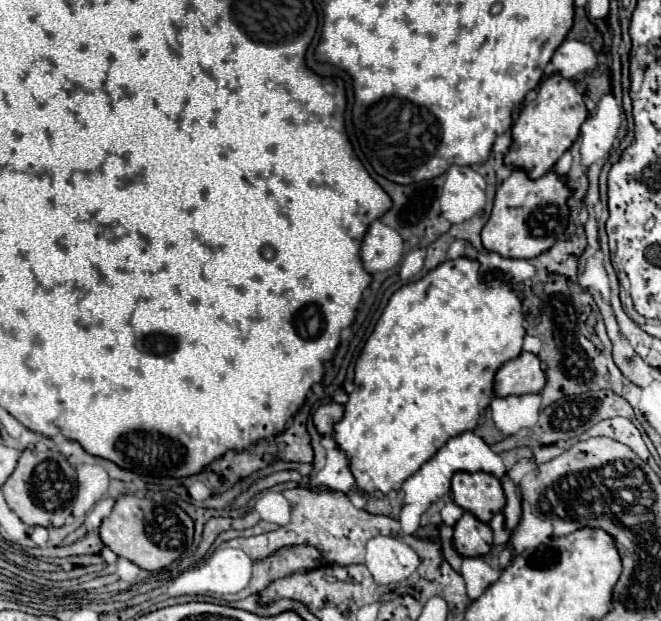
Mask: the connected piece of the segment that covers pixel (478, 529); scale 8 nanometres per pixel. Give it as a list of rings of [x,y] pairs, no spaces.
[[[463,514],[453,526],[453,546],[461,556],[485,556],[493,546],[489,524],[479,522],[473,514]]]

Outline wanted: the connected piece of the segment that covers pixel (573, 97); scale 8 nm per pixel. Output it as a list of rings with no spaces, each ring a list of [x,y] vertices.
[[[559,74],[549,76],[545,82],[541,82],[535,96],[529,98],[521,108],[511,128],[513,144],[505,154],[505,164],[525,170],[531,180],[541,178],[555,166],[559,156],[565,150],[569,150],[571,144],[577,140],[579,128],[587,120],[587,116],[589,112],[587,112],[583,94],[575,90],[575,84],[571,80],[561,78]]]

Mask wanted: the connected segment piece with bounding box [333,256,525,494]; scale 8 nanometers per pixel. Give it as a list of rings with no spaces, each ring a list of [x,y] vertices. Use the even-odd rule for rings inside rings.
[[[469,258],[447,260],[417,282],[399,288],[385,306],[369,340],[355,362],[357,392],[349,394],[345,414],[333,424],[337,448],[349,458],[349,470],[355,476],[359,492],[399,490],[421,464],[463,430],[473,430],[481,412],[489,406],[493,394],[493,376],[497,368],[521,354],[525,328],[523,308],[511,284],[501,280],[479,280],[479,262]]]

